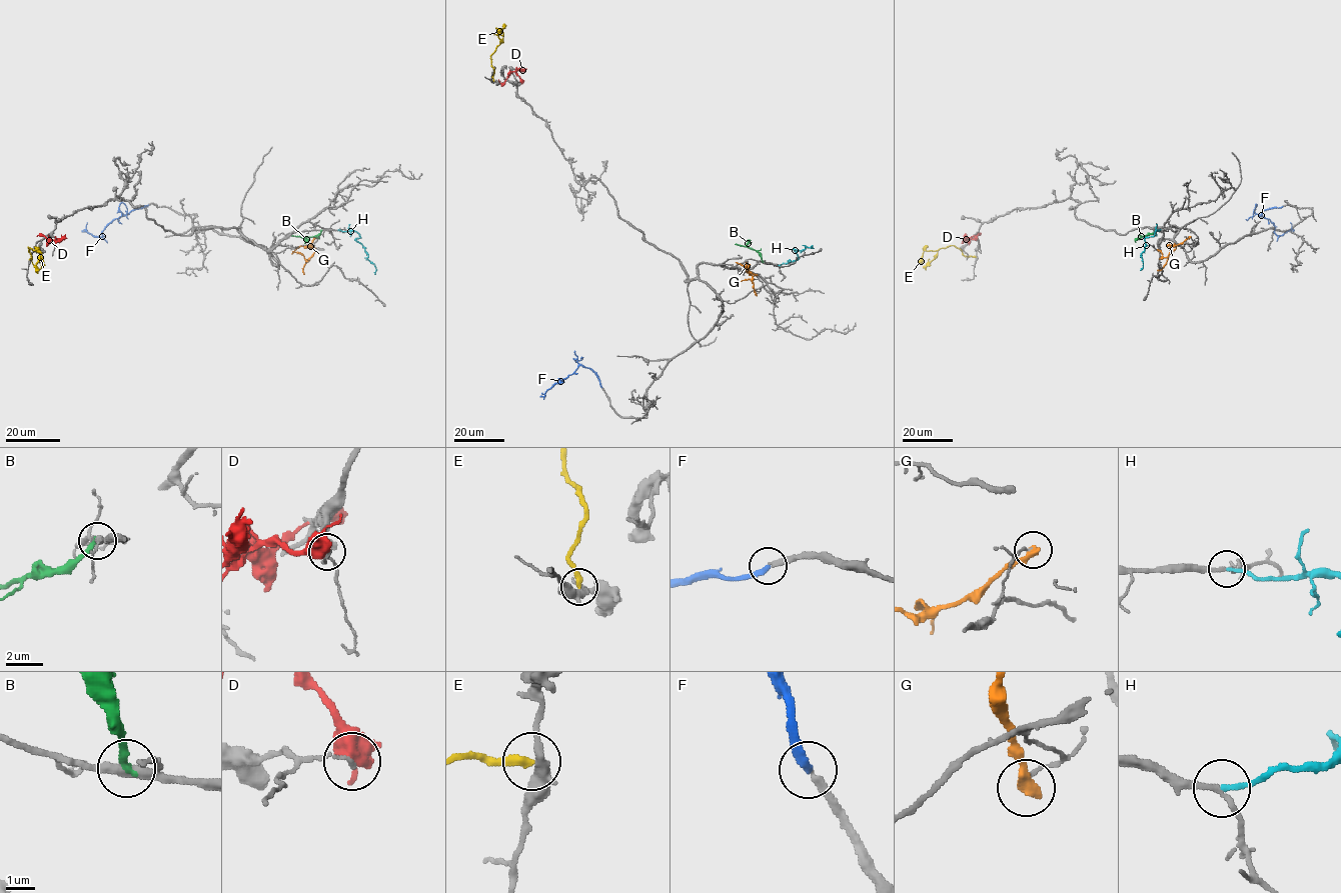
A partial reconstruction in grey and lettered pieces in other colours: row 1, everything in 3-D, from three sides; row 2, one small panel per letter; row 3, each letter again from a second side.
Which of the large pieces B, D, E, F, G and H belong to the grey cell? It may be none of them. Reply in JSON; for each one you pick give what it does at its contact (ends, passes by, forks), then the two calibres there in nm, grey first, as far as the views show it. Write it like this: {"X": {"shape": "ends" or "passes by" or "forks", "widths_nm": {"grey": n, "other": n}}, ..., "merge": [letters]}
{"F": {"shape": "ends", "widths_nm": {"grey": 240, "other": 300}}, "H": {"shape": "ends", "widths_nm": {"grey": 200, "other": 180}}, "merge": ["F", "H"]}

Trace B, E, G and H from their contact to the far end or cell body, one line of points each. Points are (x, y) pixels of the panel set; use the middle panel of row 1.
B: (762, 262), (757, 251), (735, 244)
E: (493, 81), (490, 55), (502, 41), (503, 24)
G: (756, 294), (753, 277), (757, 275), (736, 262)
H: (778, 265), (797, 260), (795, 250), (813, 248), (813, 245)

